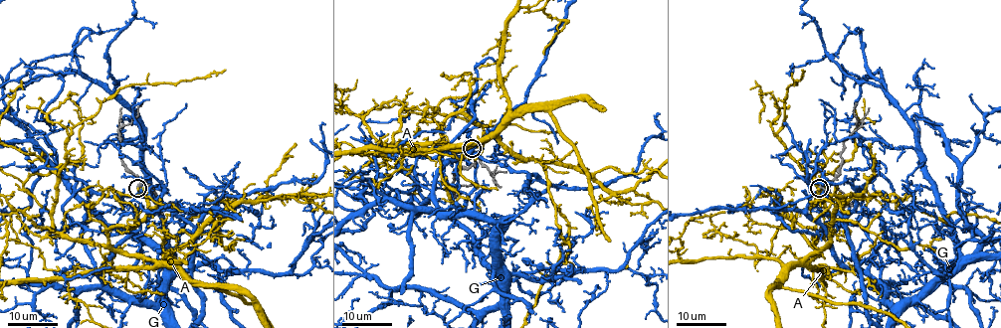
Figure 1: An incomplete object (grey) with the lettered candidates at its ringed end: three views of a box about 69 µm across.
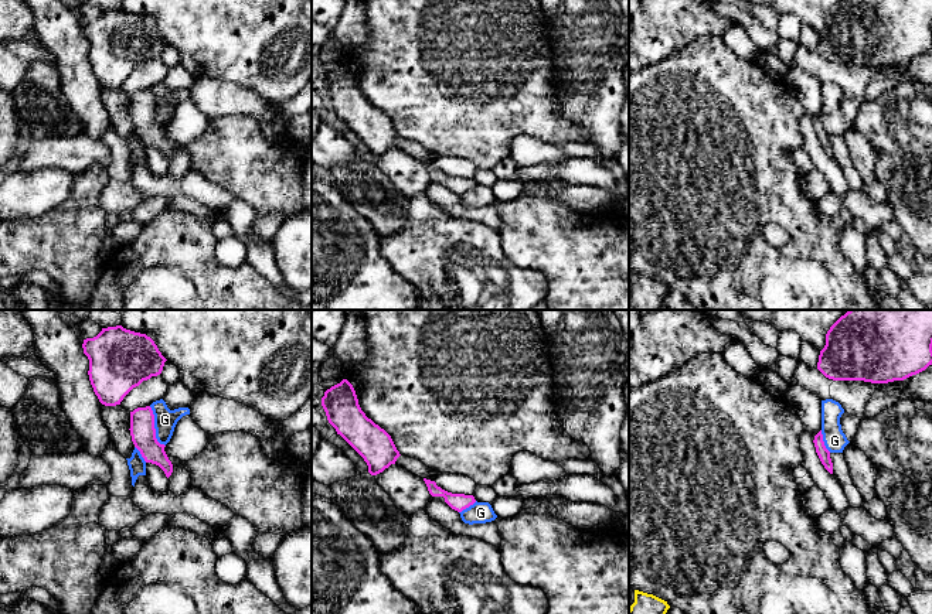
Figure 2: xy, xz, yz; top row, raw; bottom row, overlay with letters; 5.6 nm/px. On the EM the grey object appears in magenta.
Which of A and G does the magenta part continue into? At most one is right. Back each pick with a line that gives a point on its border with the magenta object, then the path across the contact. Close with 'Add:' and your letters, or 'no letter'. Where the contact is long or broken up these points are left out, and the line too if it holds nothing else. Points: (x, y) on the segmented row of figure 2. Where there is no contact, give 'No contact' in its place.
A: No contact
Add: A

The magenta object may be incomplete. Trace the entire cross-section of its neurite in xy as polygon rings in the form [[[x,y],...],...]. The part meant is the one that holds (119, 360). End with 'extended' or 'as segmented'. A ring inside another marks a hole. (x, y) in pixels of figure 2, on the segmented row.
[[[122,325],[102,328],[96,337],[84,340],[82,348],[89,359],[91,385],[99,402],[105,406],[120,405],[133,388],[152,376],[160,375],[167,361],[150,337],[126,330]]]; as segmented

